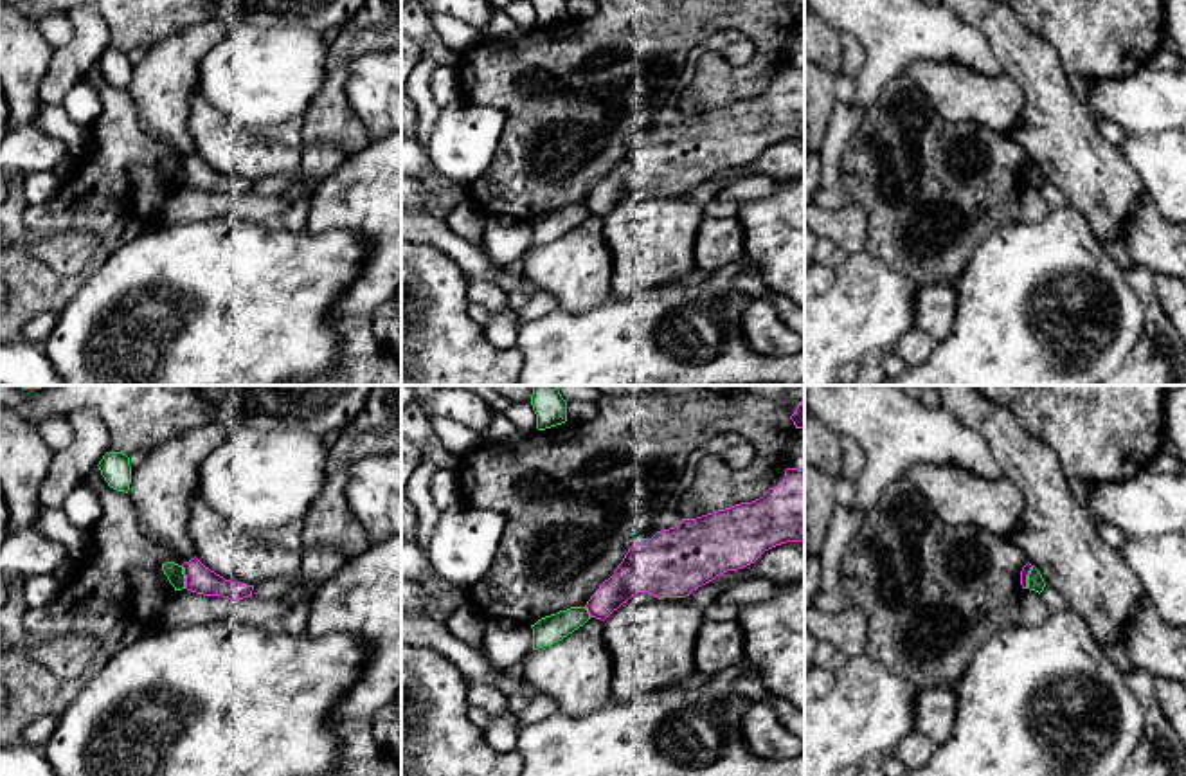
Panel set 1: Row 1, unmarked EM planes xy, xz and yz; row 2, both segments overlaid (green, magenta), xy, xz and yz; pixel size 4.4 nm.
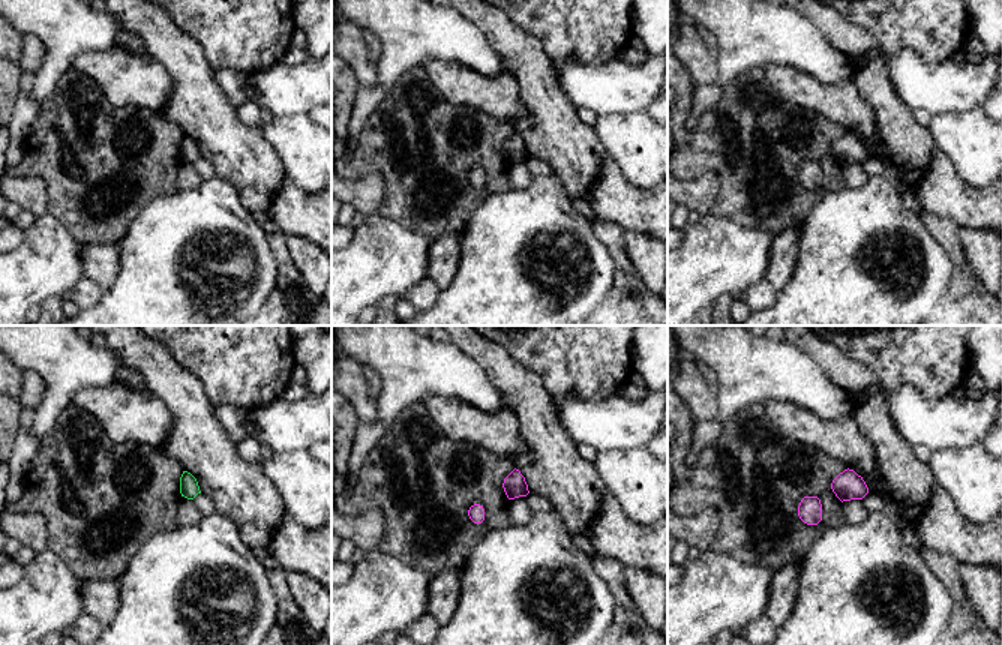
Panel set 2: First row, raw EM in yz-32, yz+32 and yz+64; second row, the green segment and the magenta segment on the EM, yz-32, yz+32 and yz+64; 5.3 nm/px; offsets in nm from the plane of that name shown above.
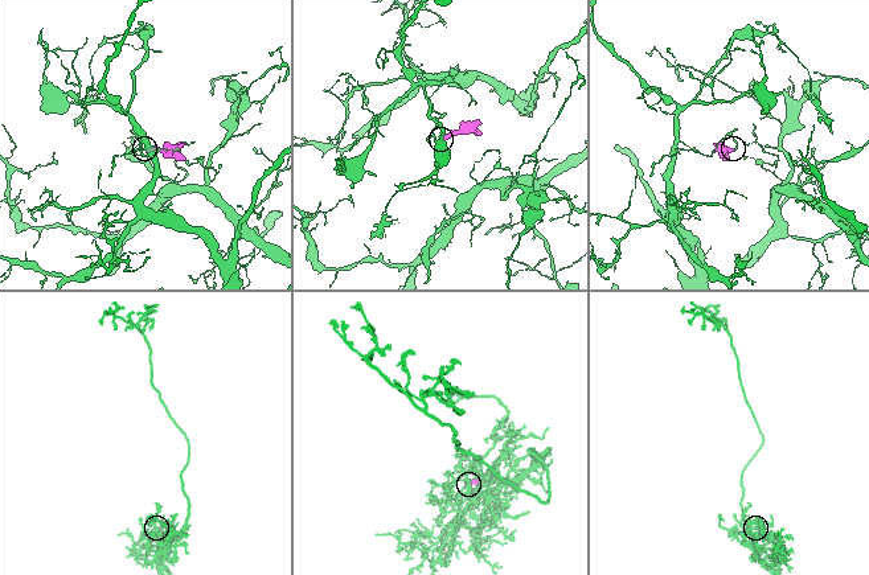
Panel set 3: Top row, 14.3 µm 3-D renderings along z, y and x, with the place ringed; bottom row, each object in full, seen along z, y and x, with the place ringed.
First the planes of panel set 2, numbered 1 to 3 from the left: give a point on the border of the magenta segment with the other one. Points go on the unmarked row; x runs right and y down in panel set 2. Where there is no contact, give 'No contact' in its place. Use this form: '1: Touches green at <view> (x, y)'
1: No contact
2: No contact
3: No contact

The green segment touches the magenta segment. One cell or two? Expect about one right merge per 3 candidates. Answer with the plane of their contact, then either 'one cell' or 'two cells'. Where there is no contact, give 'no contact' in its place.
contact in xy; two cells

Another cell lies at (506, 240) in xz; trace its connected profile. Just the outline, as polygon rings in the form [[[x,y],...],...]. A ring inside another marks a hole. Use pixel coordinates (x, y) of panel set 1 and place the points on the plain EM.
[[[508,216],[484,218],[484,254],[499,266],[522,259],[533,247],[533,225]]]

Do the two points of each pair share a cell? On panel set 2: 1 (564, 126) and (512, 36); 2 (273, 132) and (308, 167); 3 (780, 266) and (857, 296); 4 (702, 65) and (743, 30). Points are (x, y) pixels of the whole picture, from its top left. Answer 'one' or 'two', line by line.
1: one
2: one
3: two
4: two

